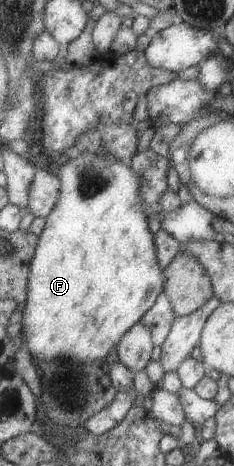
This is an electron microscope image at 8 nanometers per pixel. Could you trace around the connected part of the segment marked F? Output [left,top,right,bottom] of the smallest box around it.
[20,152,164,366]

